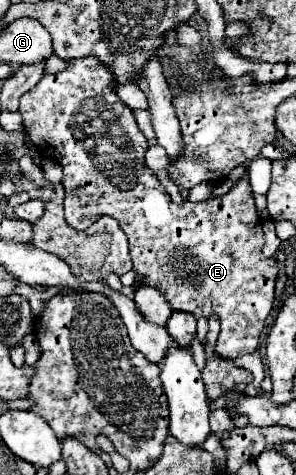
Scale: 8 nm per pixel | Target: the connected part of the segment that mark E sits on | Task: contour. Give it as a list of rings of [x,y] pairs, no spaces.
[[[79,58],[79,60],[73,60],[69,64],[67,70],[63,72],[57,72],[57,74],[47,74],[45,78],[41,78],[37,82],[37,86],[33,86],[27,94],[23,94],[21,98],[21,106],[19,106],[19,112],[23,116],[23,126],[25,126],[25,132],[29,134],[31,142],[39,148],[39,152],[47,158],[55,158],[61,166],[63,166],[63,186],[67,186],[67,192],[65,192],[65,218],[67,218],[67,224],[75,230],[87,230],[101,214],[109,214],[113,216],[121,230],[127,234],[129,238],[129,250],[131,250],[131,258],[133,258],[133,270],[137,272],[139,280],[135,282],[135,286],[141,282],[141,280],[147,280],[149,284],[157,286],[163,290],[165,298],[169,300],[171,308],[177,308],[177,310],[185,310],[185,312],[193,312],[197,318],[199,316],[209,316],[209,314],[219,314],[221,318],[221,332],[219,332],[219,338],[217,338],[217,346],[215,346],[215,352],[221,356],[221,358],[239,358],[239,356],[245,356],[245,354],[251,354],[257,350],[259,346],[259,336],[261,336],[261,330],[265,326],[265,320],[273,308],[273,300],[275,300],[275,278],[277,278],[277,264],[275,264],[275,258],[265,258],[261,254],[261,248],[263,248],[263,232],[261,232],[261,218],[255,210],[255,200],[253,200],[253,192],[249,188],[249,176],[247,172],[243,174],[241,180],[237,180],[231,190],[225,194],[225,196],[217,196],[217,198],[209,198],[205,202],[181,202],[181,204],[175,204],[171,202],[167,190],[161,186],[161,182],[157,180],[155,174],[151,174],[145,166],[145,152],[147,152],[147,140],[145,136],[141,134],[141,130],[137,128],[137,122],[133,118],[133,112],[117,98],[117,94],[113,92],[113,86],[115,86],[115,80],[113,76],[107,72],[105,66],[99,66],[99,62],[95,58]]]

